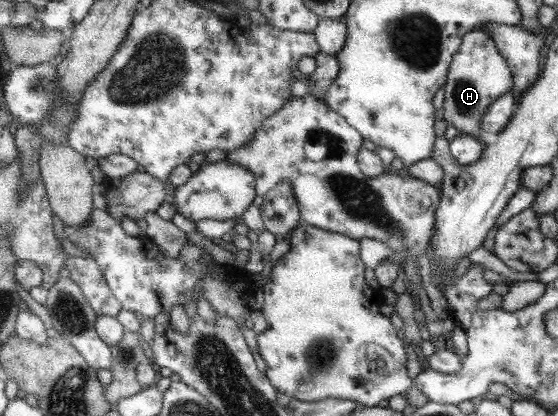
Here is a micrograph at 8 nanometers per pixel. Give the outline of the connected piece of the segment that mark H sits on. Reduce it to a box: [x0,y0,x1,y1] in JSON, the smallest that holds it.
[441,30,514,138]

